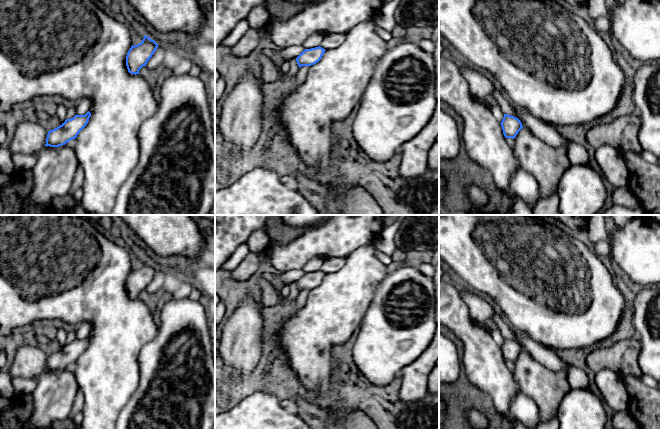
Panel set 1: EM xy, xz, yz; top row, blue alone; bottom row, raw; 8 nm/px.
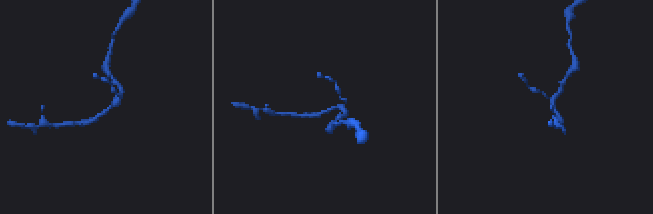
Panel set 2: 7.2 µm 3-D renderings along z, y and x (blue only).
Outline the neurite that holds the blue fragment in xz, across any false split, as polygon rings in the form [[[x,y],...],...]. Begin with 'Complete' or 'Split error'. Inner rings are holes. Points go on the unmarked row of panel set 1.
Complete. [[[315,271],[311,273],[305,273],[297,282],[297,288],[300,291],[302,290],[311,290],[316,288],[322,282],[326,274],[322,271]]]

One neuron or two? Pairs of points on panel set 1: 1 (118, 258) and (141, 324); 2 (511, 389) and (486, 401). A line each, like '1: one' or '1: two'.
1: one
2: two

